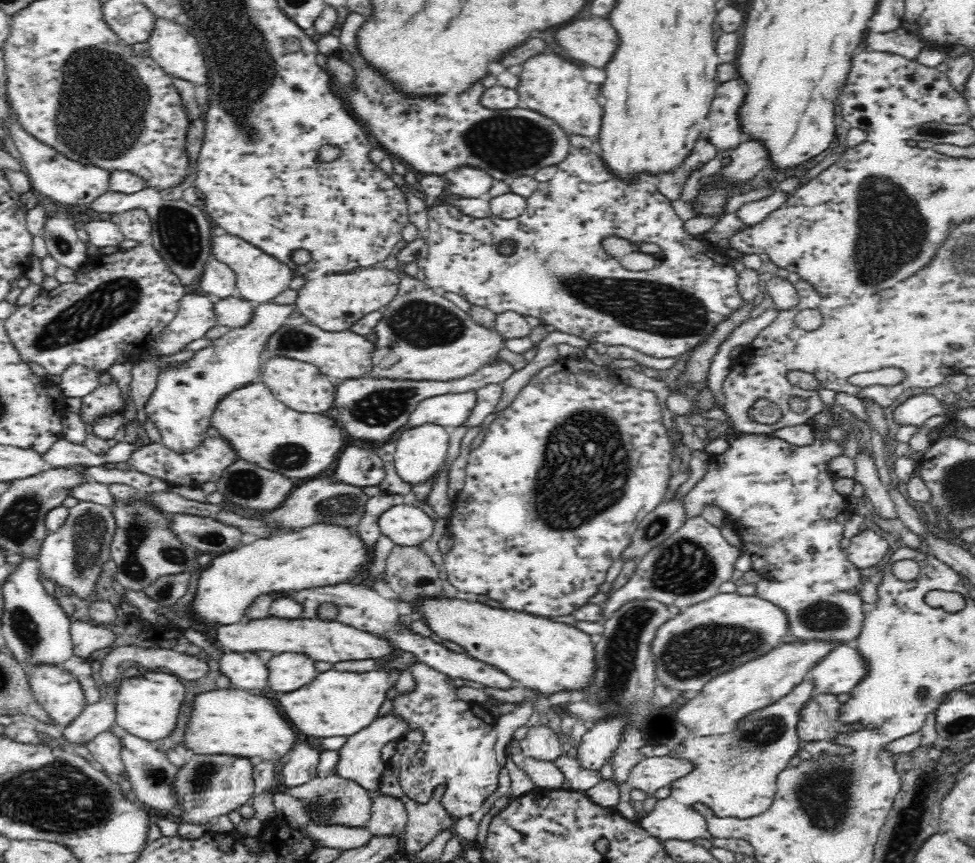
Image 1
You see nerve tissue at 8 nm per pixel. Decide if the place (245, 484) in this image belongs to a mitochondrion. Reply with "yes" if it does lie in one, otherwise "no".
yes

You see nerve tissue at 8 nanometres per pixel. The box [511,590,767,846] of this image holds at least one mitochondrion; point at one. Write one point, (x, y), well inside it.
(621, 653)

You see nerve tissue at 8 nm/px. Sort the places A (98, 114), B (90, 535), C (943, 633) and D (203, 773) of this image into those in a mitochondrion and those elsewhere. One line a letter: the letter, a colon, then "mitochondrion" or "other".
A: mitochondrion
B: mitochondrion
C: other
D: mitochondrion

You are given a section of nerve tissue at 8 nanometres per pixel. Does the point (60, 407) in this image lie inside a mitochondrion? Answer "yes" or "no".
no

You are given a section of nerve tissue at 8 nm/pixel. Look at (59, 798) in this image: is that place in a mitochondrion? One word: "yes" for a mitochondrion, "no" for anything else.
yes

